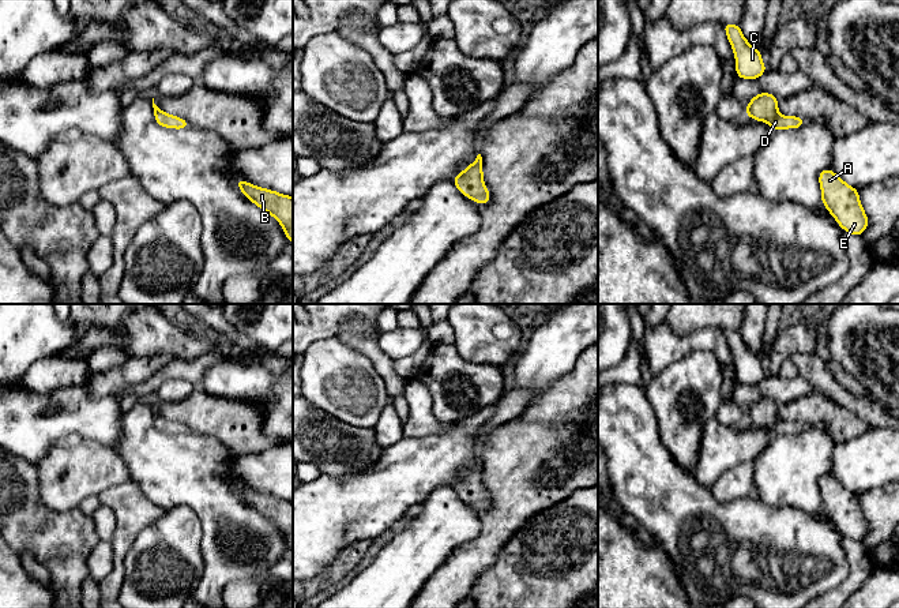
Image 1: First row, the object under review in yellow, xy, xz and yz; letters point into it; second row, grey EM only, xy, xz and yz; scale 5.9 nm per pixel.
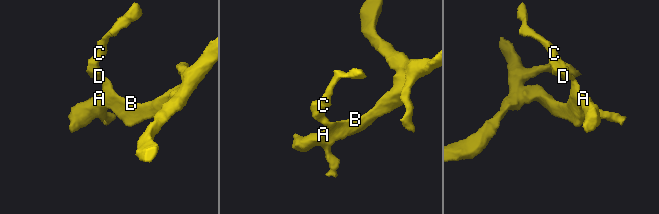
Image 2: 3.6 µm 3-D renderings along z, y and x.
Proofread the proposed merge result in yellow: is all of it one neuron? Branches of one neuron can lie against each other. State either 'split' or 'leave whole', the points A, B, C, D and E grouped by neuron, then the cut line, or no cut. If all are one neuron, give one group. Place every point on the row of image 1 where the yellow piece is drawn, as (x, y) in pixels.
leave whole; groups A B C D E; cut none

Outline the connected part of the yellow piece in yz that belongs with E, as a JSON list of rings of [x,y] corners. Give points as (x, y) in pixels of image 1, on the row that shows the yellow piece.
[[[832,169],[819,173],[821,203],[836,219],[839,226],[855,236],[868,228],[868,215],[859,202],[859,191],[845,183]]]

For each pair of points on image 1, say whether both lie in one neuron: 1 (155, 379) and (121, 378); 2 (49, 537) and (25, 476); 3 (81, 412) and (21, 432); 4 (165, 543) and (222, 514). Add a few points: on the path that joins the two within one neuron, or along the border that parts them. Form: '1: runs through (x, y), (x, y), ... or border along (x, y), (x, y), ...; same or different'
1: border along (173, 360), (145, 381), (132, 383), (119, 393); different
2: runs through (34, 522), (27, 515), (26, 491); same
3: runs through (66, 412), (59, 417), (36, 421); same
4: border along (176, 505), (196, 515), (203, 556); different

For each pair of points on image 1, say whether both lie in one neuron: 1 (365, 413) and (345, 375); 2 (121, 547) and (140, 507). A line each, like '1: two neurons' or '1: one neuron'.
1: one neuron
2: one neuron

